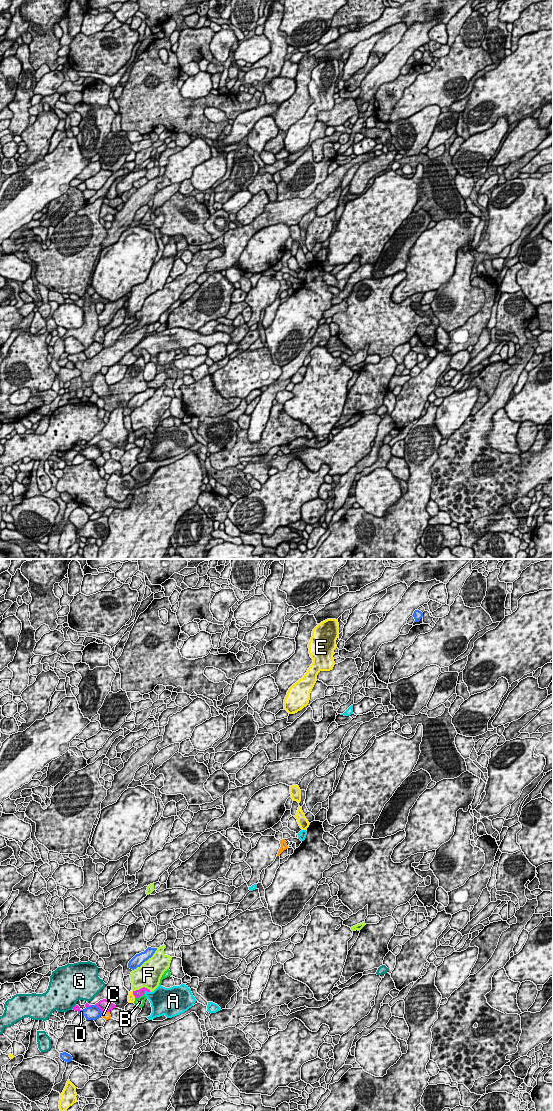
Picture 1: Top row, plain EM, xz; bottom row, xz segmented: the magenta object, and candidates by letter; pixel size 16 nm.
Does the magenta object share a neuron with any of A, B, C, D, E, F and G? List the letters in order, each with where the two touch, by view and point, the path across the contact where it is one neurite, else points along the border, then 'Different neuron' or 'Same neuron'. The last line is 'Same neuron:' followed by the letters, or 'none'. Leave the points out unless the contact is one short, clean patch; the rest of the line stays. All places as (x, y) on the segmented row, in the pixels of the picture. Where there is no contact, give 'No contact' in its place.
A: Touches magenta at xz (147, 991). Path across: xz (140, 992), (147, 991), (153, 997), (160, 999). Same neuron
B: Touches magenta at xz (139, 996). Boundary: xz (144, 993), (135, 998). Different neuron
C: Touches magenta at xz (105, 1011). Boundary: xz (109, 1011), (102, 1013). Different neuron
D: Touches magenta at xz (98, 1007). Different neuron
E: Touches magenta at xz (133, 994). Different neuron
F: Touches magenta at xz (141, 988). Different neuron
G: Touches magenta at xz (74, 1006). Different neuron
Same neuron: A

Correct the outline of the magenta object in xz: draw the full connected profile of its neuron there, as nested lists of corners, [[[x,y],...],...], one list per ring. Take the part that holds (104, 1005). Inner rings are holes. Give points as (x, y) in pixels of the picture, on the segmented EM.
[[[106,999],[100,1000],[95,1005],[101,1010],[102,1013],[110,1012],[113,1008],[116,1008],[115,1004],[111,1003]]]

